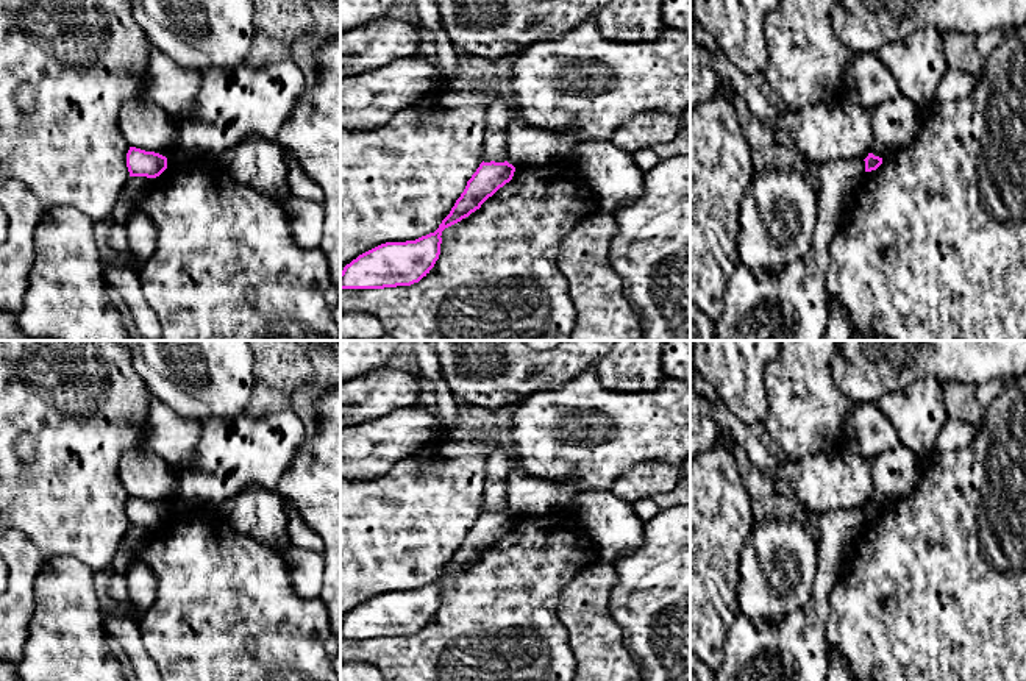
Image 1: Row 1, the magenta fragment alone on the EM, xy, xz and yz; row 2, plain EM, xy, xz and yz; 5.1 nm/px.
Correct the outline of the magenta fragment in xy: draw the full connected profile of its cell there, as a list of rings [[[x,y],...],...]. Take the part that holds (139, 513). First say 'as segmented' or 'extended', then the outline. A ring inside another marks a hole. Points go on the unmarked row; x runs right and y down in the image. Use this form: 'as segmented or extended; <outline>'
as segmented; [[[130,497],[126,503],[126,517],[130,526],[156,528],[167,519],[167,508],[155,501]]]

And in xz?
as segmented; [[[483,511],[434,583],[415,590],[386,592],[359,604],[340,622],[340,639],[384,639],[419,633],[439,609],[442,581],[479,559],[512,529],[514,522],[515,517],[508,511]]]

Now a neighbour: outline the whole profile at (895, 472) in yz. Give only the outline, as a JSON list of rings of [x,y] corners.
[[[903,444],[871,459],[873,495],[870,503],[885,508],[898,498],[909,497],[918,484],[920,464],[917,455]]]

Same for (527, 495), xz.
[[[515,465],[508,478],[508,512],[514,517],[550,512],[567,506],[579,490],[573,484],[558,484],[529,476]]]

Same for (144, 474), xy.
[[[147,442],[122,453],[119,476],[130,497],[169,508],[176,478],[170,472],[170,464]]]

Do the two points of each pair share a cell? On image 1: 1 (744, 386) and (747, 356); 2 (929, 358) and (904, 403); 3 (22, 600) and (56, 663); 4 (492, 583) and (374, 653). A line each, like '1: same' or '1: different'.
1: same
2: different
3: different
4: same

